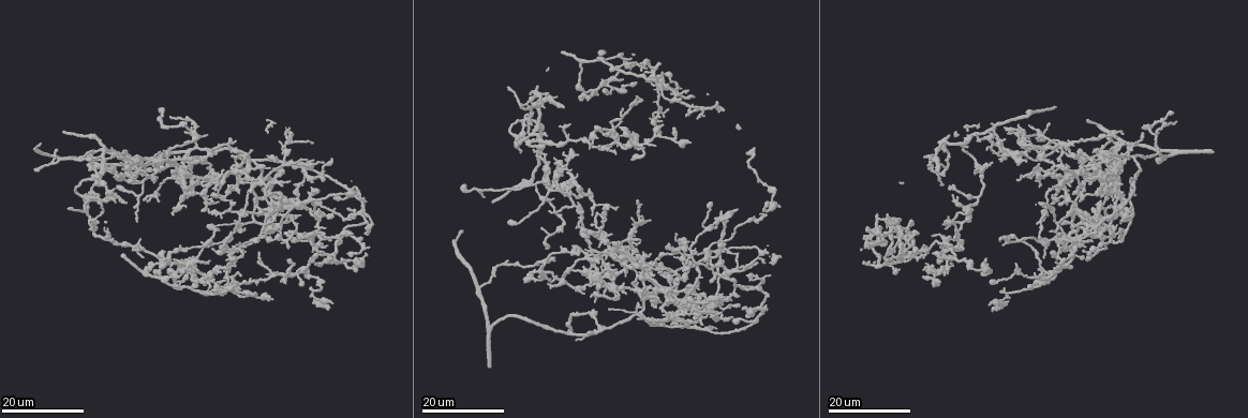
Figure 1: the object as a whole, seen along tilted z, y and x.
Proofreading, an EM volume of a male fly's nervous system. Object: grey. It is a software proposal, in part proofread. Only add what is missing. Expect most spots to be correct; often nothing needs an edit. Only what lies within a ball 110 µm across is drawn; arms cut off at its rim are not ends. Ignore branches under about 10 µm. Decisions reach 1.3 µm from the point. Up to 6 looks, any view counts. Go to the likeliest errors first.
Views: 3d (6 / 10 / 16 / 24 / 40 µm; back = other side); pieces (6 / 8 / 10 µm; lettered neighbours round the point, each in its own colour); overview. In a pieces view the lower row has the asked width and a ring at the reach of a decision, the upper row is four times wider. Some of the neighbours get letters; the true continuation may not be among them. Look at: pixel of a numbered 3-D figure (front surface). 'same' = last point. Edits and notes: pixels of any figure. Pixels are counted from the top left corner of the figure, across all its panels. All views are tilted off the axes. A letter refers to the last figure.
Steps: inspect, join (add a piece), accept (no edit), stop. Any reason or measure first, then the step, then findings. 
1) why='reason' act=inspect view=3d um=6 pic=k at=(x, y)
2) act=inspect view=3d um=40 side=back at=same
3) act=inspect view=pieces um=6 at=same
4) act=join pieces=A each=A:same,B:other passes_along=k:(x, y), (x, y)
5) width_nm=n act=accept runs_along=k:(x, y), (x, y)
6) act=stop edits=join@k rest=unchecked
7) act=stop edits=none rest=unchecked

why='branch stops here' act=inspect view=3d um=16 pic=1 at=(686, 293)

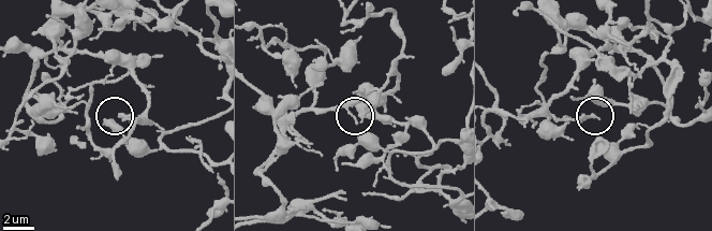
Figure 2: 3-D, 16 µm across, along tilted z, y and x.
why='what lies round it' act=inspect view=pieces um=10 pic=2 at=(360, 117)

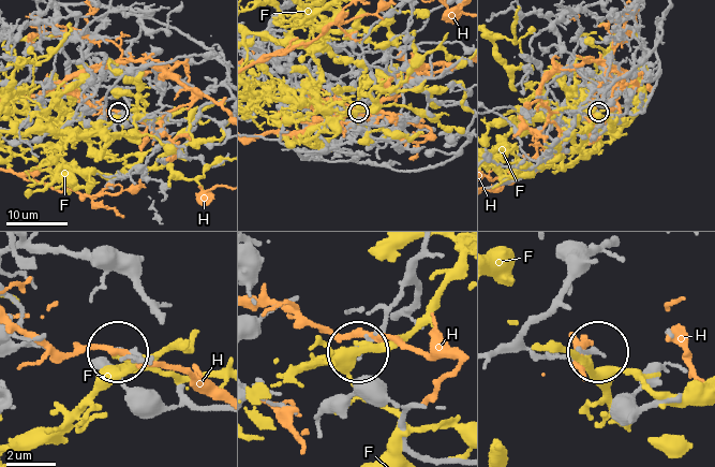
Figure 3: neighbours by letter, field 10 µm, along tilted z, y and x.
act=accept each=F:other,H:other found='none of them fits'

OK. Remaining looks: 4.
why='an open end' act=inspect view=3d um=24 pic=1 at=(914, 257)

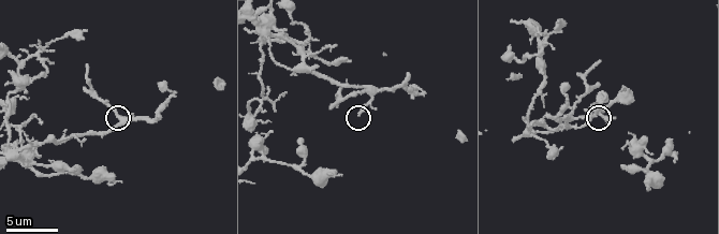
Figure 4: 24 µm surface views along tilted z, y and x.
why='see the neighbours' act=inspect view=pieces um=8 pic=4 at=(593, 117)

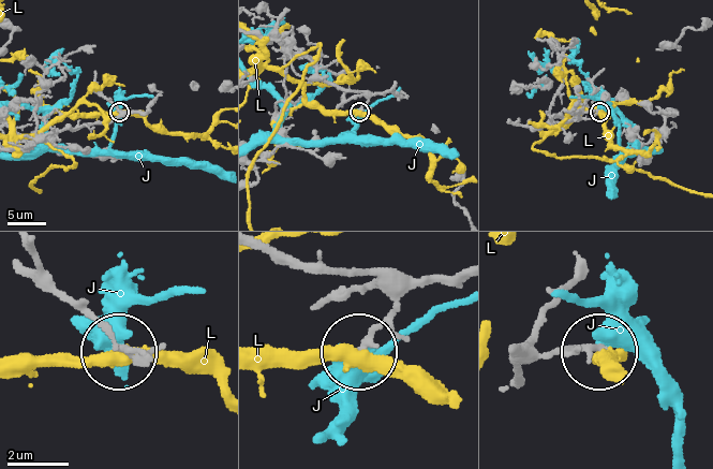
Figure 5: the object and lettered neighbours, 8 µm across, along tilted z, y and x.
act=accept each=J:other,L:other found='no lettered piece goes on from it'

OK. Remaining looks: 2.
why='free end' act=inspect view=pieces um=6 pic=4 at=(75, 168)

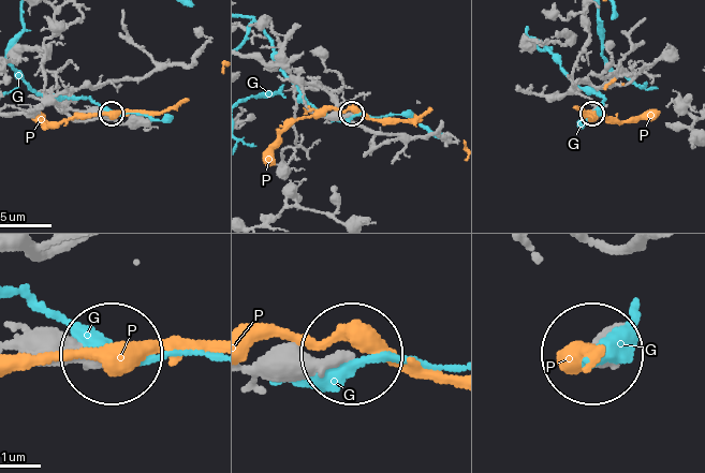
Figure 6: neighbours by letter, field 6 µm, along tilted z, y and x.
width_nm=260 act=accept each=G:other,P:other runs_along=6:(255, 371), (316, 372), (353, 356) found='no lettered piece goes on from it'

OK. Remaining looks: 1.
act=stop edits=none rest=unchecked

